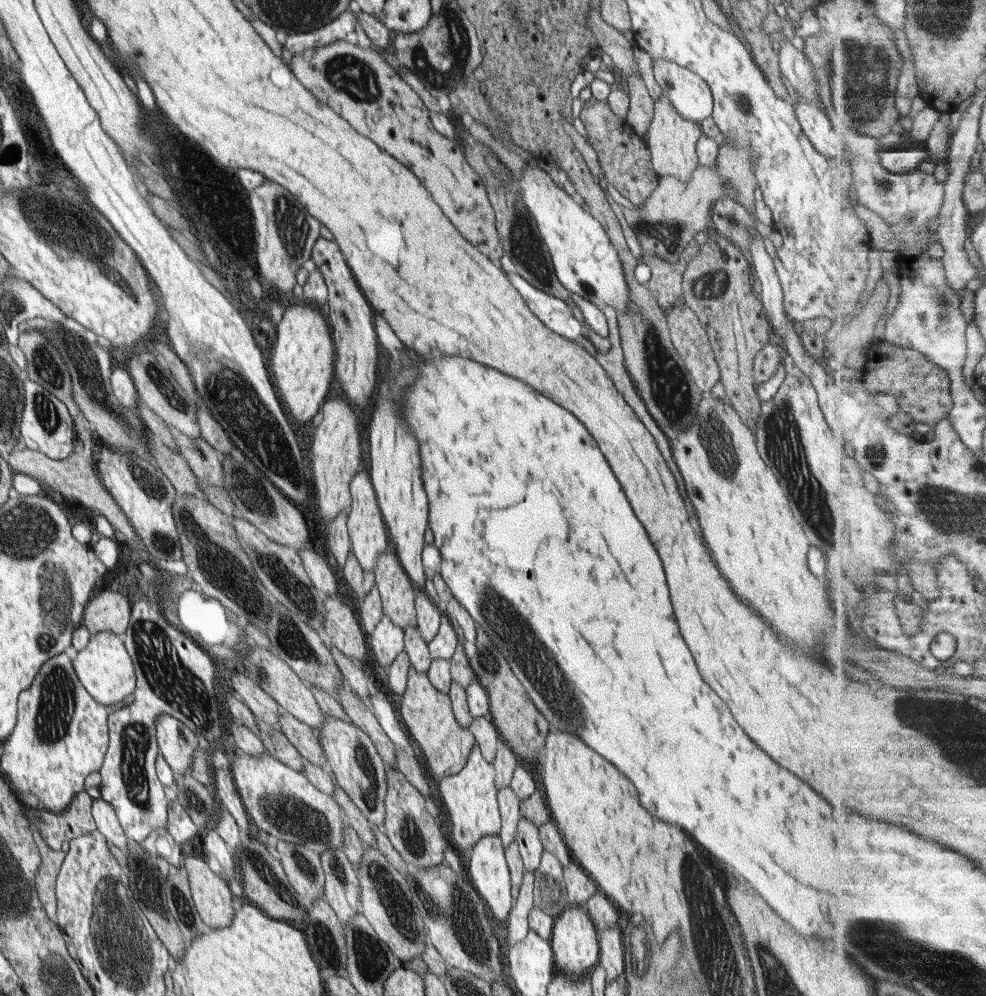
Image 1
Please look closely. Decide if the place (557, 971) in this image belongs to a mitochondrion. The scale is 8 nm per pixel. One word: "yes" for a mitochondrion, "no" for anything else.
no

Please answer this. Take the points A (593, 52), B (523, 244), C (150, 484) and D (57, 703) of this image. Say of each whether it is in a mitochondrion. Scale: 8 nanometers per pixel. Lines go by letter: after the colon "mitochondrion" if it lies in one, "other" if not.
A: other
B: mitochondrion
C: mitochondrion
D: mitochondrion

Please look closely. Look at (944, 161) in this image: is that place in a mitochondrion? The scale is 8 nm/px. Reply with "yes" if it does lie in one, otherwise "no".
no

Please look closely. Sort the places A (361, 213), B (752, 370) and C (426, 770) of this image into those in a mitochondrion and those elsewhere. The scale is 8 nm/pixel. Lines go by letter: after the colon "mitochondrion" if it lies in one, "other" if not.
A: other
B: other
C: other

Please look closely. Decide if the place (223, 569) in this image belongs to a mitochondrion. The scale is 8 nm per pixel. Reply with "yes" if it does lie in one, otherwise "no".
yes

